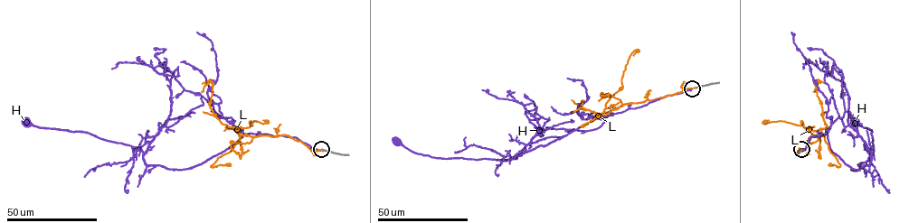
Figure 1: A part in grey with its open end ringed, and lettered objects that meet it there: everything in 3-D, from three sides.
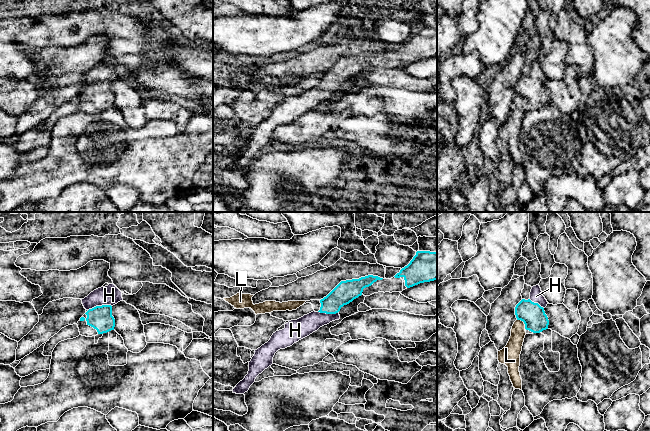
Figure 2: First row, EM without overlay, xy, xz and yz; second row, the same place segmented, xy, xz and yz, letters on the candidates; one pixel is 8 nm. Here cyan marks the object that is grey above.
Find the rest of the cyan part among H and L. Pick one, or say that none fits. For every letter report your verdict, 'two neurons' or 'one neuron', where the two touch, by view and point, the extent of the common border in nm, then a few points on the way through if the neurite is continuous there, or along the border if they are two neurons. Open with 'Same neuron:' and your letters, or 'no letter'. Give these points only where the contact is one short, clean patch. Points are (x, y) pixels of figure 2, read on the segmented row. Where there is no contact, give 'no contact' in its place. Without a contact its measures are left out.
Same neuron: H
H: one neuron | xy (99, 306) | 200 nm | across xy (100, 318), (99, 306), (109, 295)
L: two neurons | yz (523, 321) | 100 nm | along yz (517, 319), (523, 322), (525, 328)

